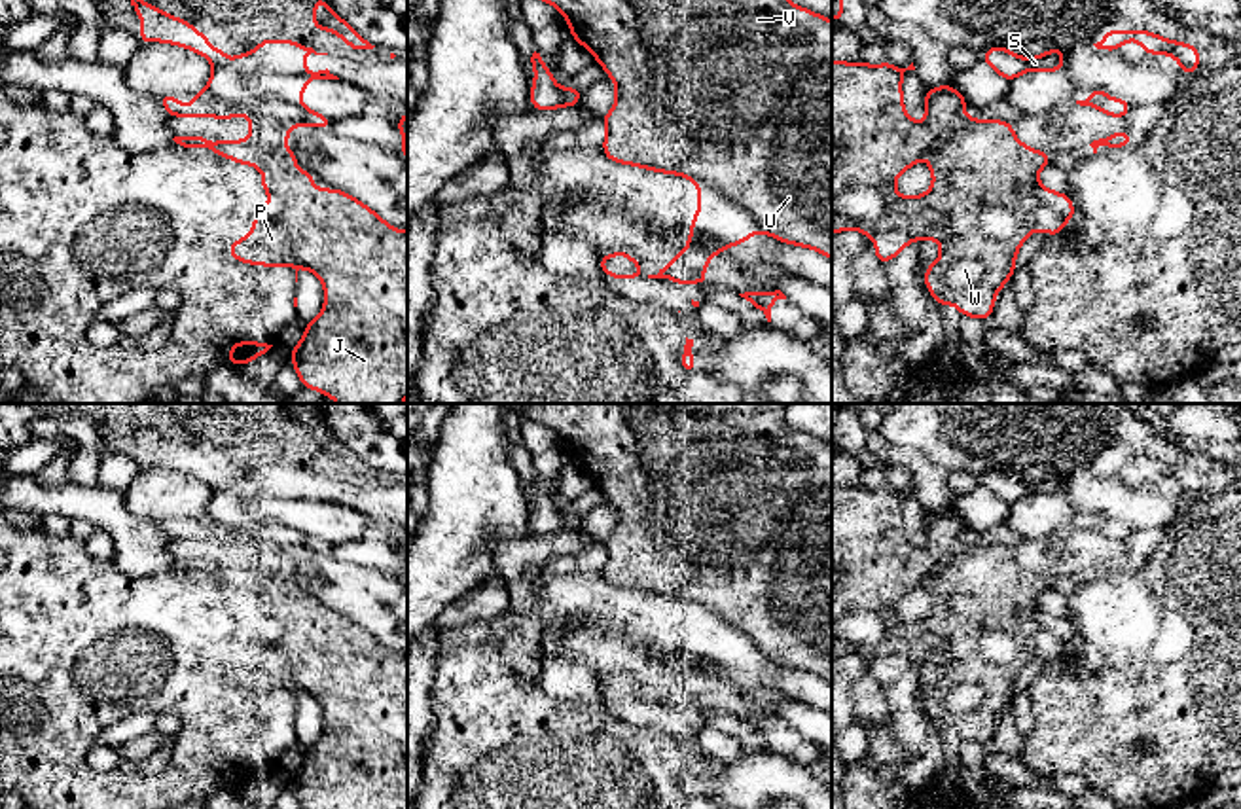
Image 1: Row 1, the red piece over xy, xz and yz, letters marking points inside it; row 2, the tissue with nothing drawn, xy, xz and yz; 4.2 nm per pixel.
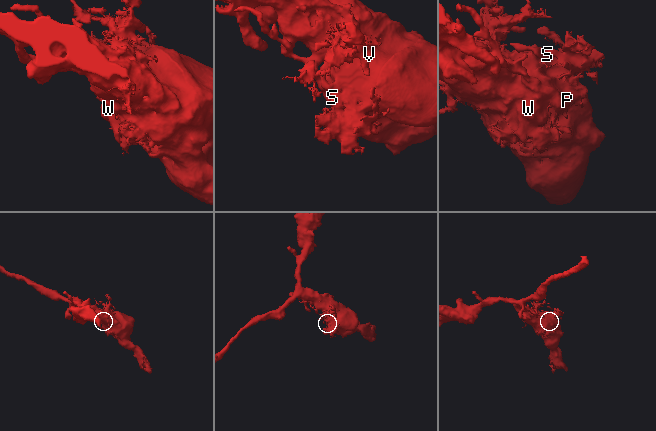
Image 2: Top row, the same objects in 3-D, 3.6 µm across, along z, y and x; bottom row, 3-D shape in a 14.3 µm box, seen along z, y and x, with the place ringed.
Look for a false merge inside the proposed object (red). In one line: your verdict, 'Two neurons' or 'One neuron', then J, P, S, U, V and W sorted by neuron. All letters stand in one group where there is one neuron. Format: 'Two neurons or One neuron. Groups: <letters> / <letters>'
One neuron. Groups: J P S U V W

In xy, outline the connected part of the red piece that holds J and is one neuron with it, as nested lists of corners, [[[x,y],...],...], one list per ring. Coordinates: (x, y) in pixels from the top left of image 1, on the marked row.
[[[131,0],[133,9],[138,13],[144,30],[140,34],[135,34],[138,38],[140,44],[146,42],[165,42],[165,44],[172,44],[172,45],[180,45],[186,49],[191,49],[195,53],[201,53],[208,63],[214,64],[214,72],[207,83],[207,87],[203,91],[197,93],[197,97],[186,106],[180,106],[180,100],[176,95],[163,95],[159,97],[159,104],[169,112],[171,117],[220,117],[220,119],[235,119],[239,116],[239,112],[243,110],[244,114],[250,116],[250,119],[246,121],[252,136],[248,140],[216,140],[214,144],[208,142],[208,136],[201,136],[201,135],[193,135],[193,136],[174,136],[172,140],[184,148],[205,148],[205,150],[212,150],[216,155],[220,157],[229,157],[235,163],[243,163],[243,165],[254,165],[260,171],[260,188],[265,189],[271,195],[271,203],[269,205],[261,205],[256,212],[254,218],[254,225],[250,229],[250,233],[244,239],[233,241],[227,248],[227,254],[231,258],[235,258],[241,263],[252,263],[252,265],[267,265],[269,269],[275,265],[292,265],[296,269],[296,282],[297,282],[297,271],[301,267],[311,269],[322,282],[326,296],[324,296],[324,309],[322,313],[311,322],[305,324],[303,330],[303,339],[292,347],[292,364],[296,373],[301,379],[303,388],[313,388],[313,390],[320,390],[324,392],[328,398],[335,400],[337,404],[404,404],[404,396],[407,394],[407,231],[402,229],[394,229],[390,227],[377,212],[373,212],[369,207],[366,207],[362,201],[351,197],[349,193],[332,188],[332,189],[315,189],[313,188],[313,171],[305,171],[299,172],[296,159],[297,155],[294,152],[290,152],[286,148],[286,136],[288,133],[296,127],[296,125],[313,125],[316,129],[332,129],[333,119],[305,108],[299,102],[299,97],[305,91],[305,85],[309,80],[339,80],[337,76],[333,76],[328,68],[326,70],[318,70],[318,72],[311,72],[305,70],[301,66],[301,61],[315,53],[315,55],[328,55],[328,53],[316,53],[313,47],[301,45],[294,40],[261,40],[256,45],[254,53],[237,53],[235,49],[231,51],[231,57],[235,59],[235,63],[243,63],[244,66],[239,70],[235,66],[231,66],[225,61],[225,51],[220,49],[212,49],[210,47],[210,40],[199,32],[191,28],[191,23],[188,19],[176,19],[172,15],[167,15],[165,11],[161,11],[159,8],[146,4],[142,0]]]

